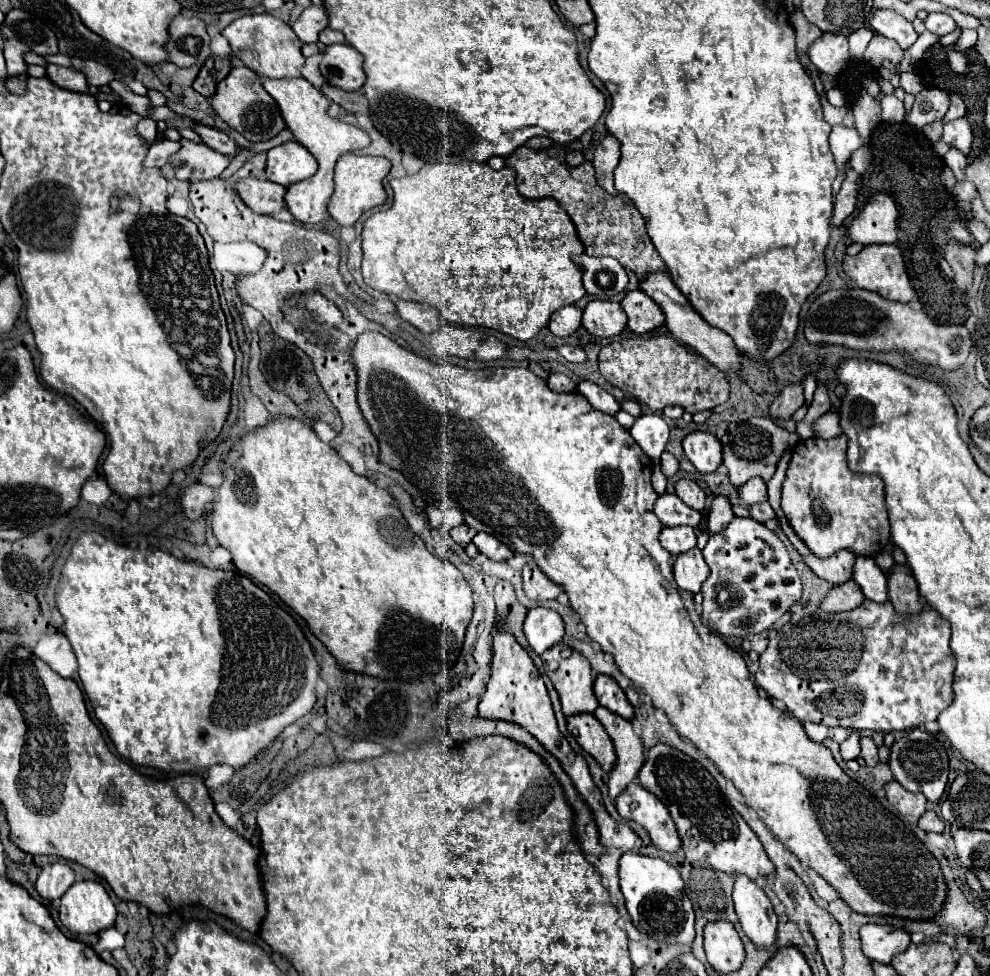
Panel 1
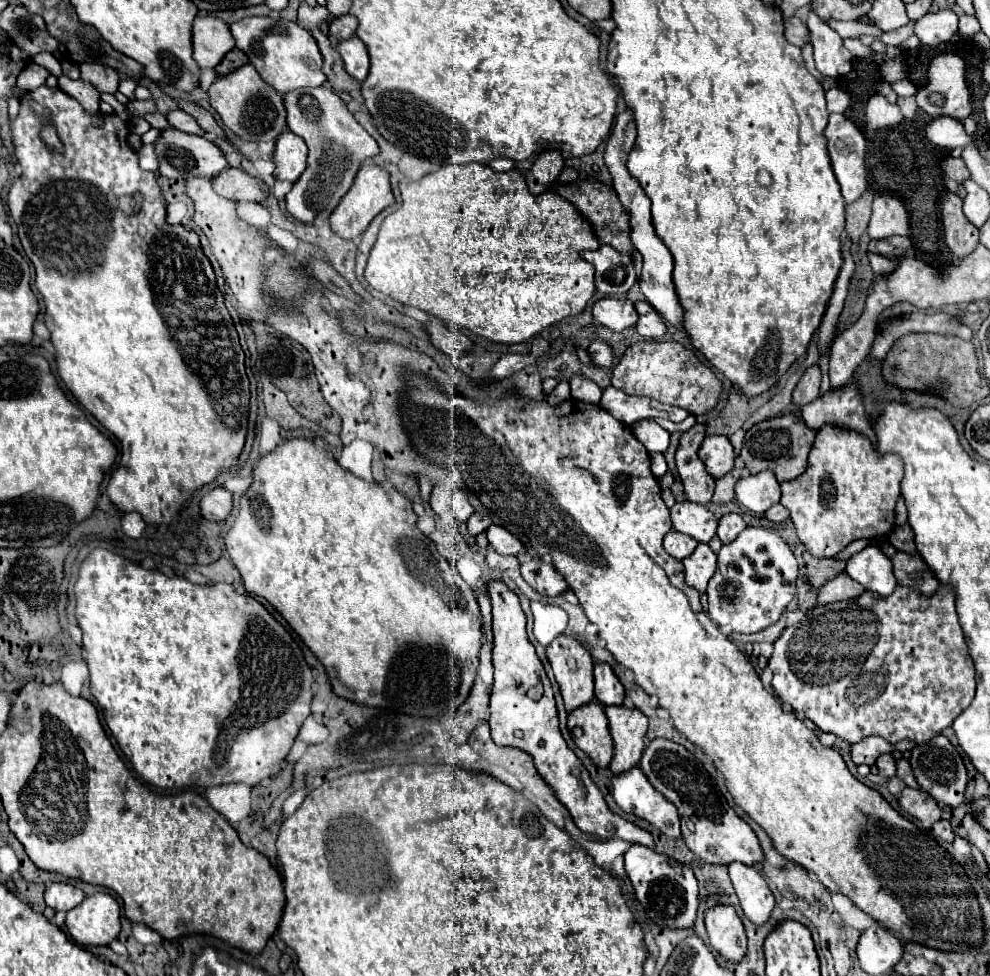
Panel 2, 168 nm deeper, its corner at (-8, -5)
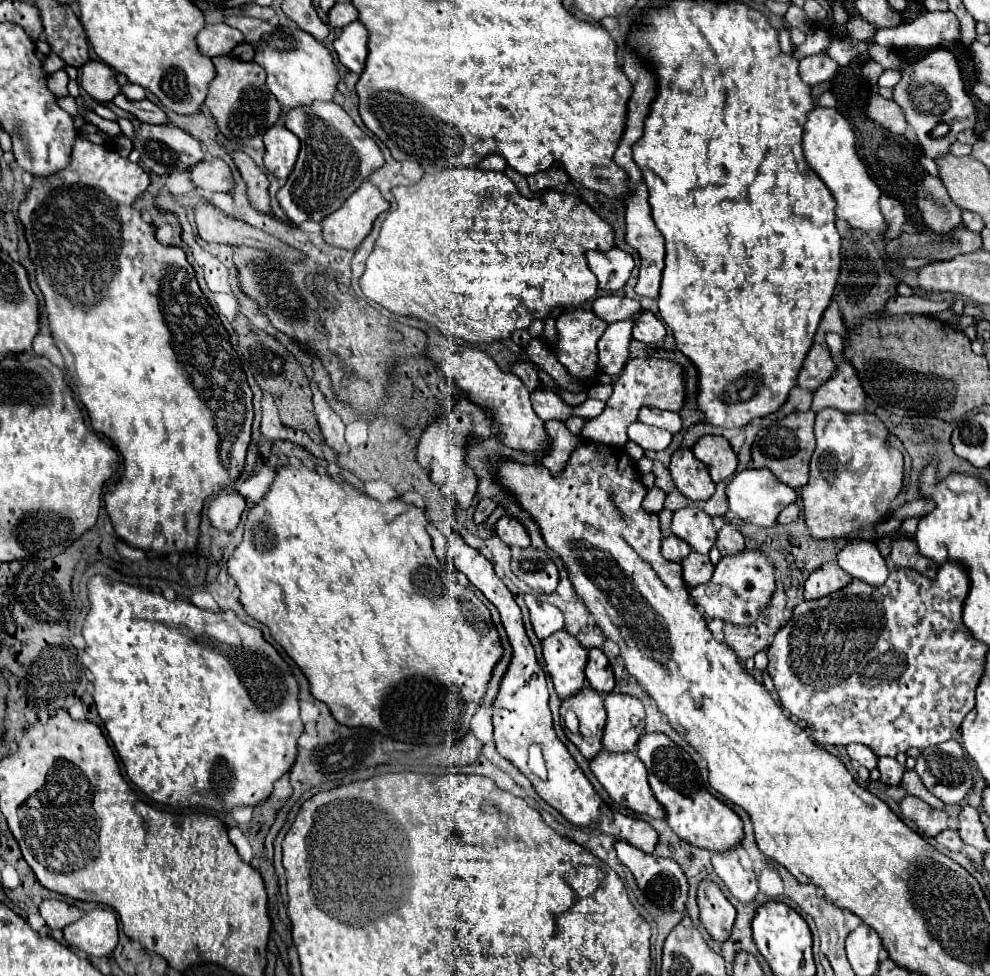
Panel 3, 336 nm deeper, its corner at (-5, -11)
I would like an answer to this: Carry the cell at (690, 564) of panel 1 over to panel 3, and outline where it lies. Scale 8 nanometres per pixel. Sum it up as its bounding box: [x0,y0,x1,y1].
[681,551,713,587]

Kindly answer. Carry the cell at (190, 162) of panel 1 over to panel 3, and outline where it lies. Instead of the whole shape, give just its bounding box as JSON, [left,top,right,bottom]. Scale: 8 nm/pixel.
[133,123,203,175]

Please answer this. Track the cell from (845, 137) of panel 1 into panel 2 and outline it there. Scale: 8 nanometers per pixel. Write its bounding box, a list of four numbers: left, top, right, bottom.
[824,115,866,203]

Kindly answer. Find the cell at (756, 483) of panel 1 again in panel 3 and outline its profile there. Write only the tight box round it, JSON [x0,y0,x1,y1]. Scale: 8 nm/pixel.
[727,469,797,527]

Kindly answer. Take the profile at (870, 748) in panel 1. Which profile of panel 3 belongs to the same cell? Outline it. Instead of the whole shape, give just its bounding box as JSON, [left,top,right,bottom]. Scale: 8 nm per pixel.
[877,757,905,785]

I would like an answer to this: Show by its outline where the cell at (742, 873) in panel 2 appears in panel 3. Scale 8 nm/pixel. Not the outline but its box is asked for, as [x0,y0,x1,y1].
[711,851,757,903]

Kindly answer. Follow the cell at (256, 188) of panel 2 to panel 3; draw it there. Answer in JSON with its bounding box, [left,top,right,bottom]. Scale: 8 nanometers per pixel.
[187,159,233,191]

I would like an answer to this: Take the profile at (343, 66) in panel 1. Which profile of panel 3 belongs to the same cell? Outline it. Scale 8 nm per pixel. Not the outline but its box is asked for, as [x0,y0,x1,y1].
[335,19,369,73]

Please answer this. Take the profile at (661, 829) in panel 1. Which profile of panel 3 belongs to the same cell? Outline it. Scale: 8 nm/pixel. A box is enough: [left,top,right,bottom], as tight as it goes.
[589,751,665,819]

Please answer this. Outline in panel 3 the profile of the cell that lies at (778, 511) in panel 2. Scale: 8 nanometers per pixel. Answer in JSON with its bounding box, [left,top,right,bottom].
[777,503,801,523]

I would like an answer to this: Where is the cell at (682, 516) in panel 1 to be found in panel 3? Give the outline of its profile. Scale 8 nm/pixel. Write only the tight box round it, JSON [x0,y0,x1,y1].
[671,507,717,555]

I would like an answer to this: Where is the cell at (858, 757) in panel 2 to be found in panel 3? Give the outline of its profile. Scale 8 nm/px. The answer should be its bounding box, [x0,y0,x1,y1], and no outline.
[847,743,877,771]

